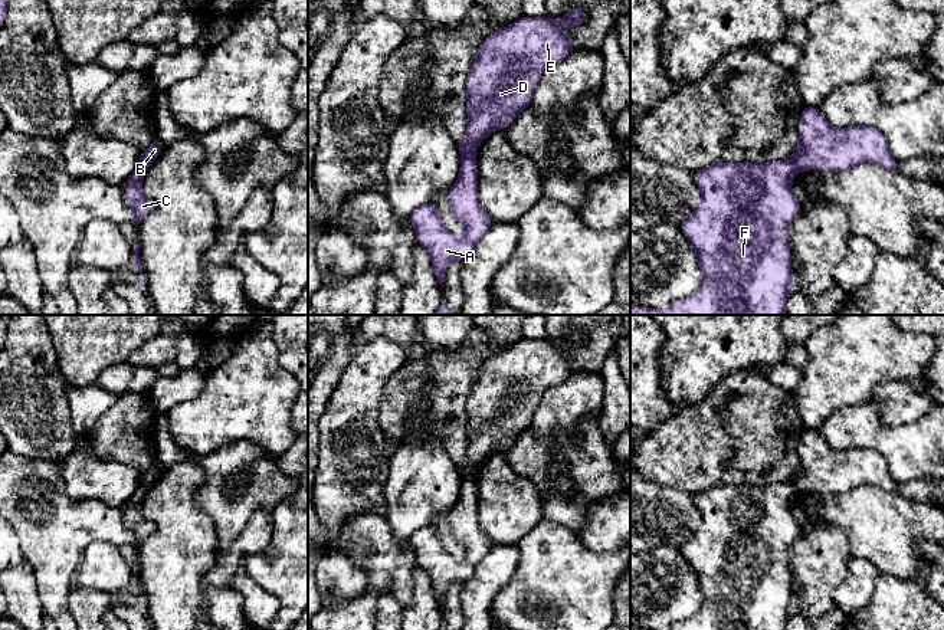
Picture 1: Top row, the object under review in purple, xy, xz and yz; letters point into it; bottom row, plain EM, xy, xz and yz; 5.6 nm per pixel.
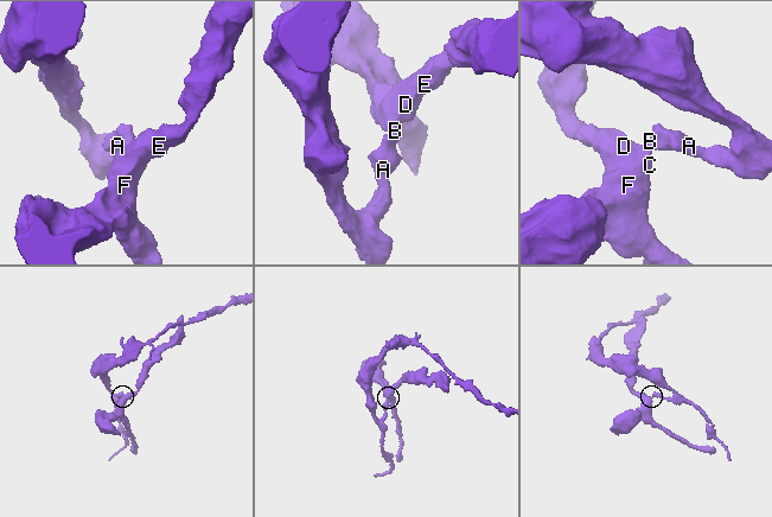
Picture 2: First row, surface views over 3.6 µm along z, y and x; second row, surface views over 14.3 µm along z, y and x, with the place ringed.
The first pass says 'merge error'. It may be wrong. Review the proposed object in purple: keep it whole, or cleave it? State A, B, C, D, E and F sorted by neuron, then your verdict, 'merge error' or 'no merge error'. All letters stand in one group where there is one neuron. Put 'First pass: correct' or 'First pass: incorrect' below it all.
A B / C D E F; merge error
First pass: correct

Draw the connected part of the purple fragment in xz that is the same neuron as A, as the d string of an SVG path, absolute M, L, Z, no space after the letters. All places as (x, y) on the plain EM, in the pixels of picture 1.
M475 476L463 478L459 492L459 499L449 512L449 525L452 529L452 538L462 544L465 548L465 555L460 560L452 557L443 542L440 535L435 528L426 525L417 529L409 539L417 558L417 565L420 565L430 577L435 598L439 604L439 608L443 606L445 593L455 581L466 581L472 577L476 564L486 555L492 542L476 524L476 480Z

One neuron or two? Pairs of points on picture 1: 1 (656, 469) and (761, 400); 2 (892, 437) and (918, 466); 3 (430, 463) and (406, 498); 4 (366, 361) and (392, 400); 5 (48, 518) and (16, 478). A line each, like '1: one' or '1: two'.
1: one
2: one
3: one
4: two
5: one

